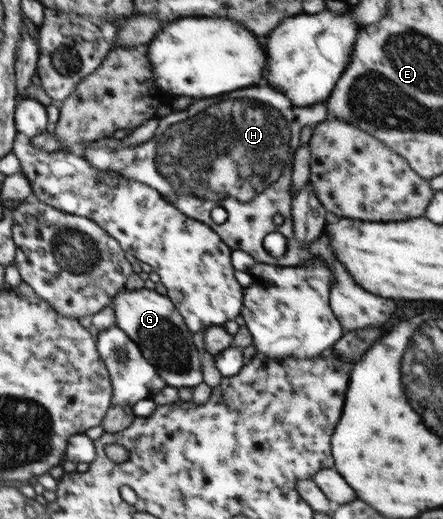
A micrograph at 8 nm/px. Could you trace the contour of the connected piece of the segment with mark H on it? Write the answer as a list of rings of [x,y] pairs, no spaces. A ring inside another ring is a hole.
[[[261,84],[208,100],[195,100],[185,110],[173,110],[160,118],[154,137],[144,144],[140,143],[140,146],[112,148],[95,144],[94,147],[86,147],[81,154],[92,164],[92,168],[112,174],[112,178],[122,176],[151,186],[152,190],[171,200],[182,214],[207,224],[217,232],[232,251],[247,252],[257,262],[302,266],[309,265],[313,260],[323,260],[335,277],[330,287],[329,303],[338,322],[348,330],[372,324],[378,326],[394,314],[394,300],[370,294],[354,282],[344,264],[332,252],[326,231],[322,231],[312,243],[302,243],[294,235],[292,227],[291,174],[296,149],[301,145],[300,132],[304,126],[315,126],[327,118],[326,102],[294,106],[286,94],[268,84]],[[215,206],[227,212],[227,219],[222,224],[217,224],[210,217]],[[270,232],[279,232],[286,237],[287,250],[281,258],[272,258],[264,249],[264,238]]]

